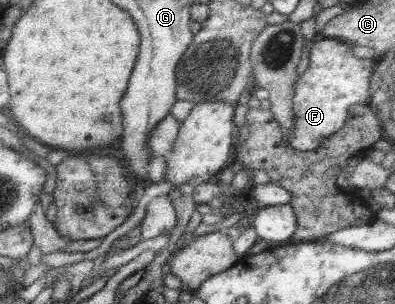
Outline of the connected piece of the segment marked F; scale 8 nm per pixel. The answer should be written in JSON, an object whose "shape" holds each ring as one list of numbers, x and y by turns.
{"shape":[[325,38,312,43,308,59,307,67,294,84,294,121,286,136,289,146,298,151,315,150,323,137,345,124,351,105,369,102,369,81,376,64,376,59,355,57,350,44]]}

